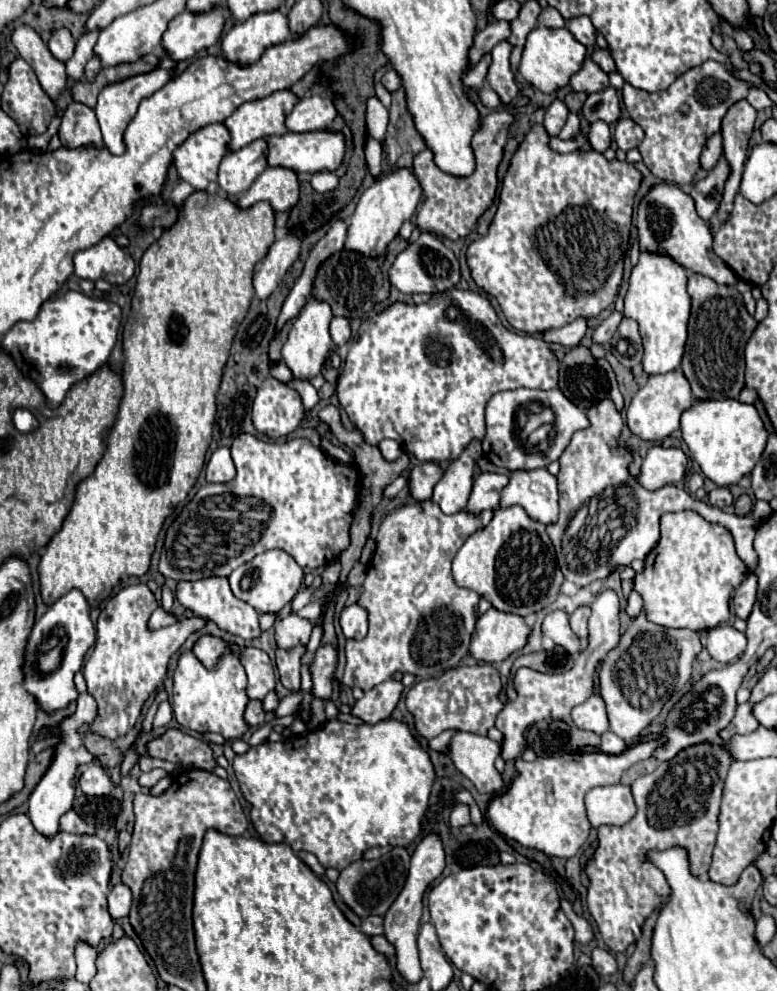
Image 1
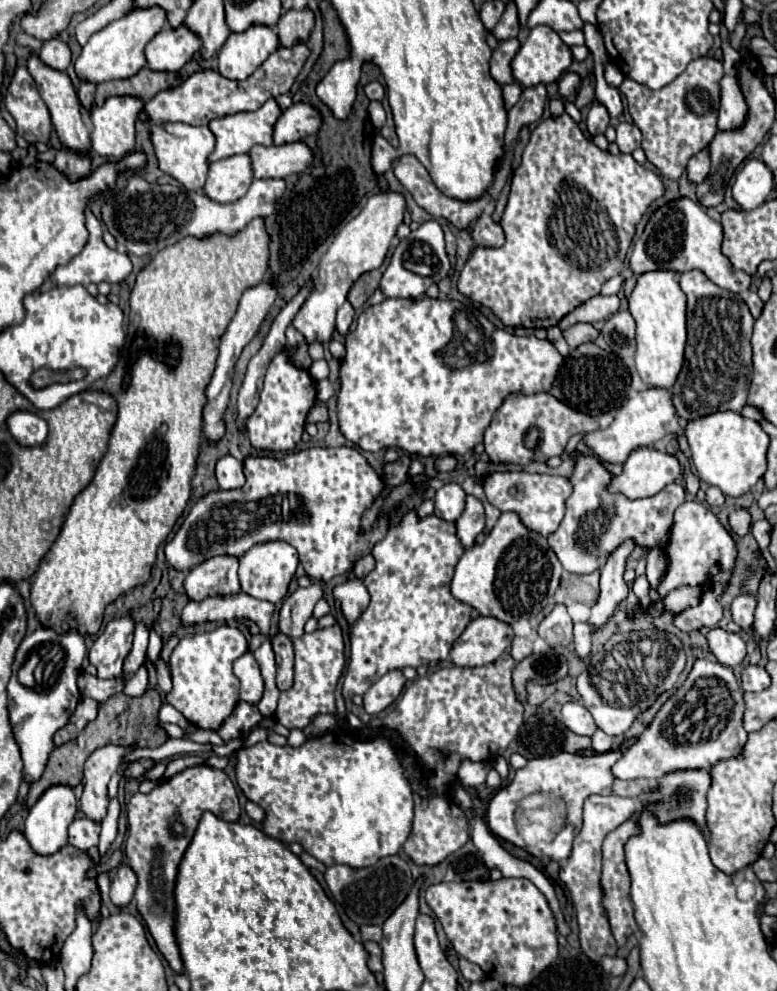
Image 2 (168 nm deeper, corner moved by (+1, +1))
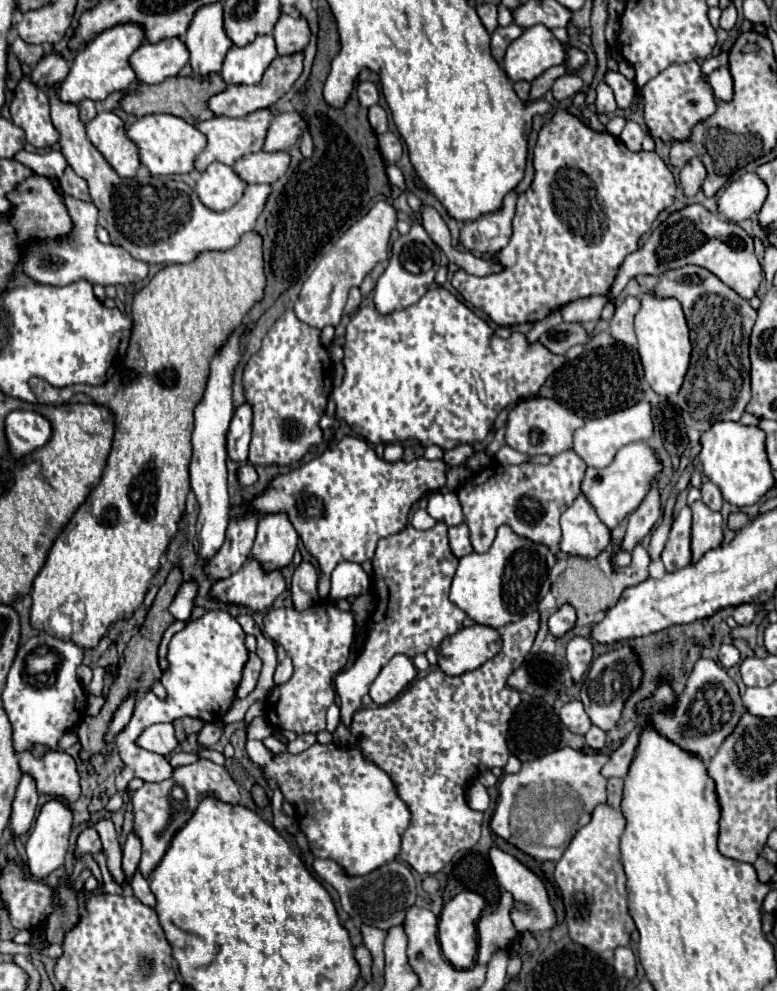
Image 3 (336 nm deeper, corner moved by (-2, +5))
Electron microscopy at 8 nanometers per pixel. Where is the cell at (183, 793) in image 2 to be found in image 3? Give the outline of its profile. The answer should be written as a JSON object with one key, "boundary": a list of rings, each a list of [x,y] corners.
{"boundary":[[[197,760],[193,764],[179,766],[173,770],[173,776],[169,780],[163,780],[159,784],[143,784],[133,794],[133,814],[135,814],[133,832],[141,840],[141,846],[143,846],[139,872],[145,878],[151,876],[151,872],[157,868],[157,864],[167,854],[175,834],[189,822],[199,802],[207,796],[213,796],[227,804],[239,804],[239,788],[229,776],[227,768],[211,760]]]}

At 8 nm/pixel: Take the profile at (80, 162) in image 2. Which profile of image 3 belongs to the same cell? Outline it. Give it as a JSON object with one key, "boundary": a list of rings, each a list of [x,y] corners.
{"boundary":[[[65,168],[65,172],[63,172],[63,176],[59,178],[59,186],[63,188],[63,192],[65,194],[69,194],[69,196],[73,196],[73,198],[79,198],[79,200],[89,200],[89,192],[87,192],[87,184],[85,184],[85,180],[81,178],[81,176],[77,176],[75,172],[73,172],[73,168]]]}

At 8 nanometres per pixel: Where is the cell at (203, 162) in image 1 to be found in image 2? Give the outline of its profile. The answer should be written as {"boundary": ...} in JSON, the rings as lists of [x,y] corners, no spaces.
{"boundary":[[[166,122],[158,126],[150,126],[150,144],[154,148],[158,168],[176,178],[182,186],[188,190],[200,190],[206,182],[206,172],[208,172],[208,156],[214,150],[214,134],[210,132],[208,126],[190,126],[184,122]]]}

